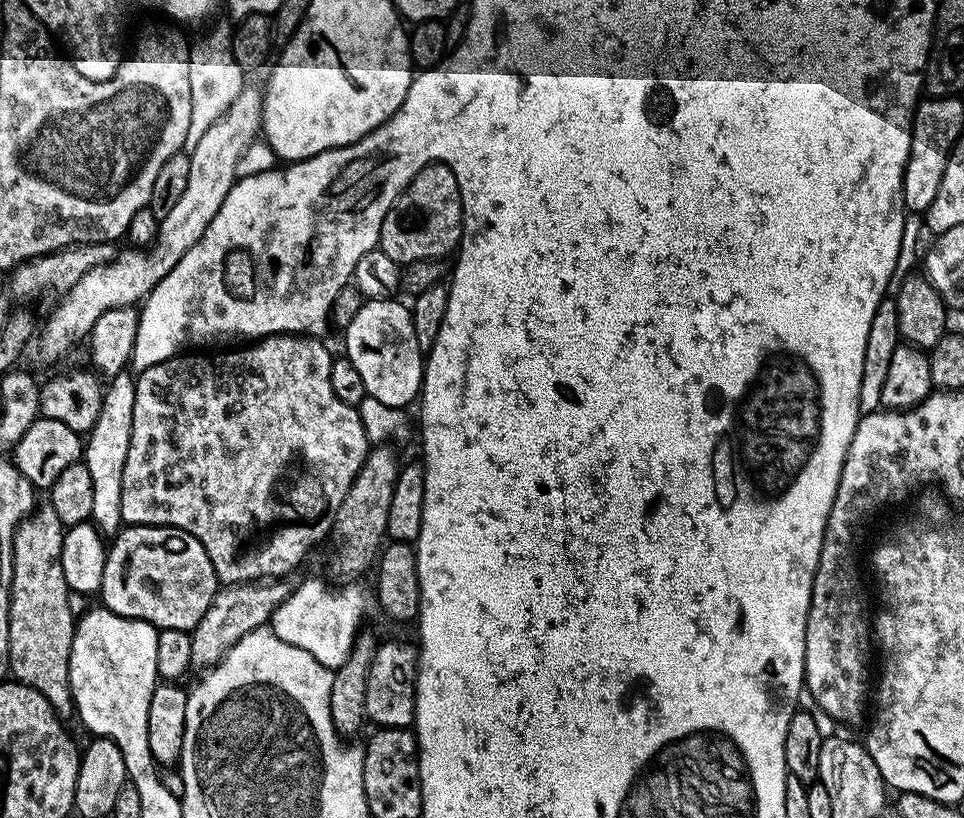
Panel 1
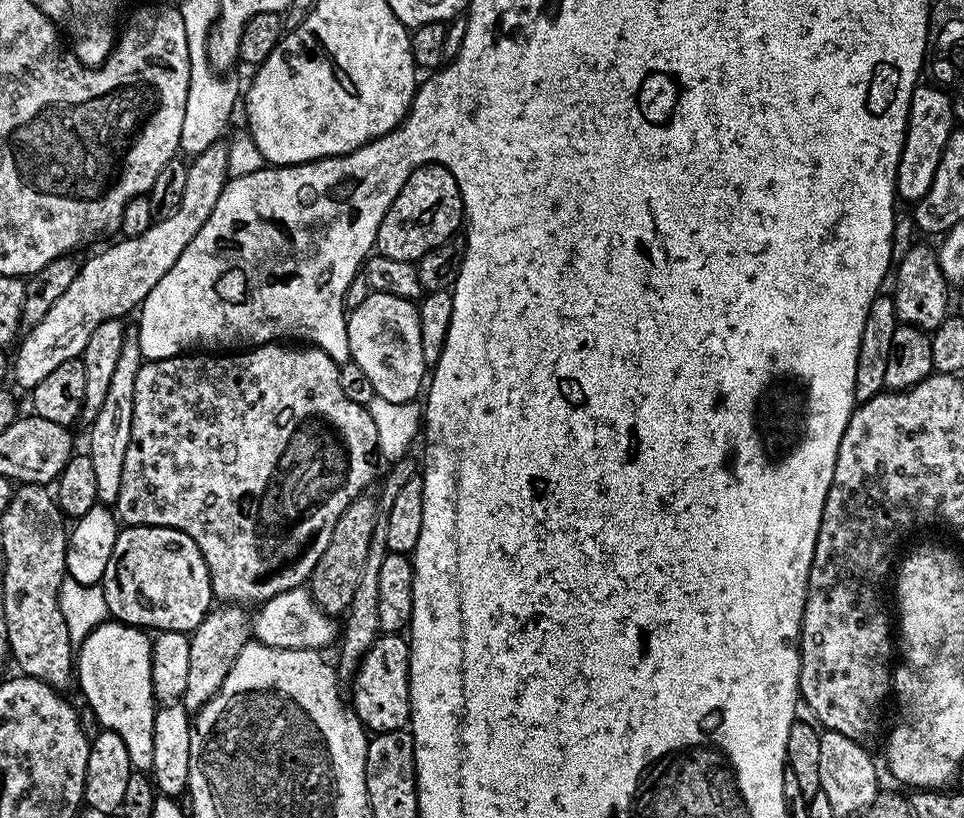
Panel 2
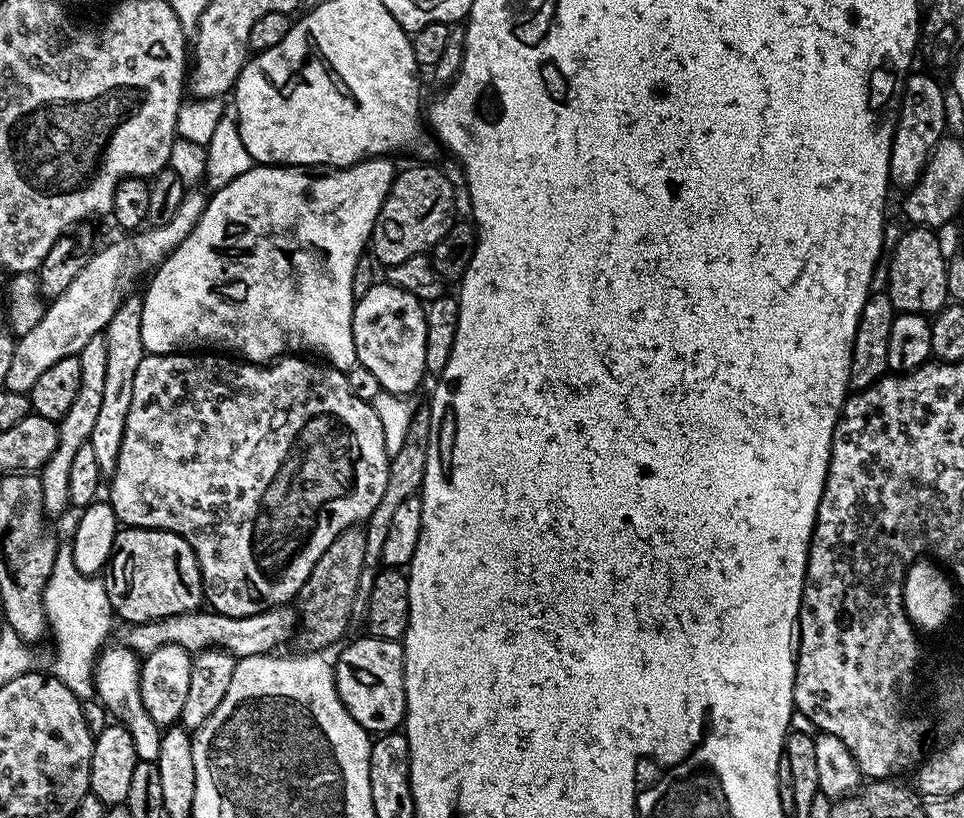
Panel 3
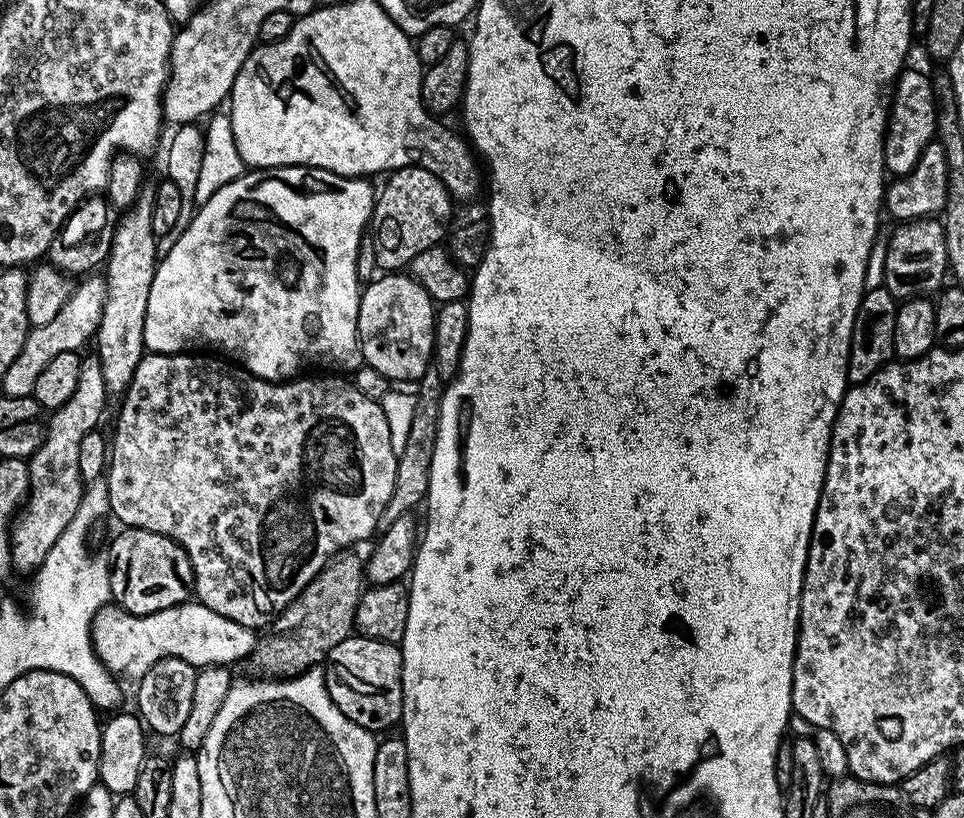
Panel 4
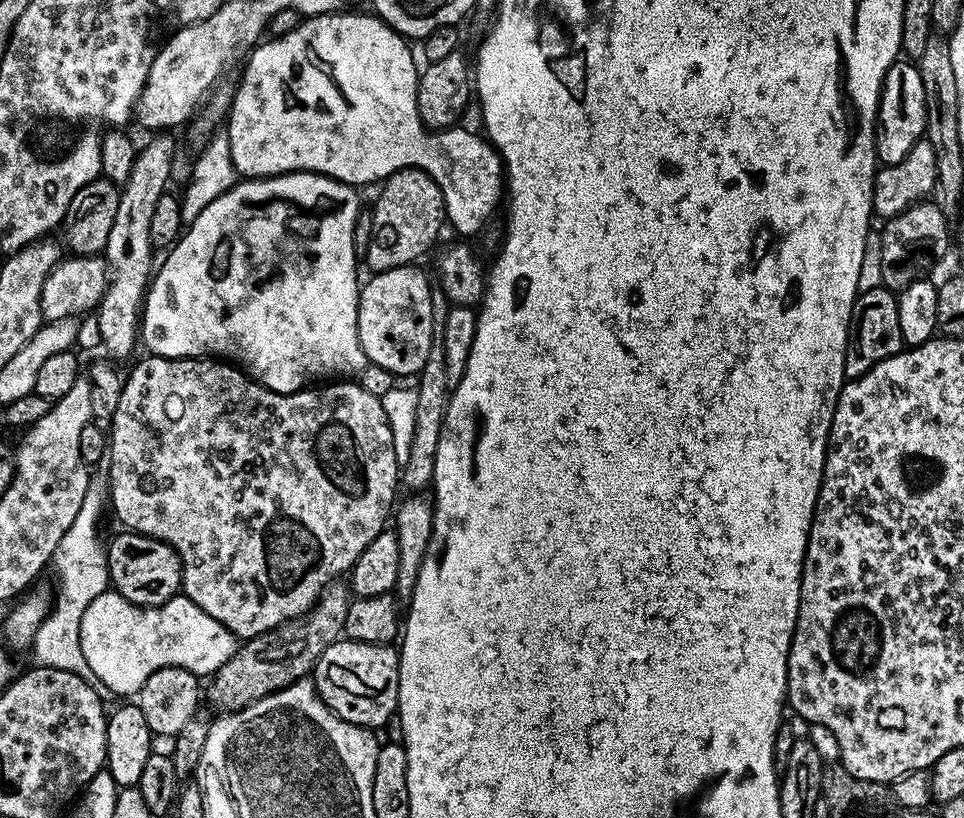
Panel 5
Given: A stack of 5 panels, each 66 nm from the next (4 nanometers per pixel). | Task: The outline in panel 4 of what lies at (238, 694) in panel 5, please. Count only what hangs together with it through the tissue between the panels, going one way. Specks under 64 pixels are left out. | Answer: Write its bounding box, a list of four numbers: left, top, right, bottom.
[250,550,366,678]

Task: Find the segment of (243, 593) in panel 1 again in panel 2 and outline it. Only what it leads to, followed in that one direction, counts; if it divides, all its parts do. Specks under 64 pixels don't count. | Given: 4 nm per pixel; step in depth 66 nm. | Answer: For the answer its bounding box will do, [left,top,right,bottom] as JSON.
[183,606,250,714]

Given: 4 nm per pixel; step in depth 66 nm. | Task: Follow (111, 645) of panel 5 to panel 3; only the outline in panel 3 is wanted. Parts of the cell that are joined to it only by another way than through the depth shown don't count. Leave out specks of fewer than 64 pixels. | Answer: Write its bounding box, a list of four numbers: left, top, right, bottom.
[123,607,298,658]

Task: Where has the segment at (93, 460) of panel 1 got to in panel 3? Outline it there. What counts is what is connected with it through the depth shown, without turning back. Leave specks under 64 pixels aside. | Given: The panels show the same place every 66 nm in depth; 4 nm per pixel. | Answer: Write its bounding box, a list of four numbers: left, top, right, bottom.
[92,295,146,478]

